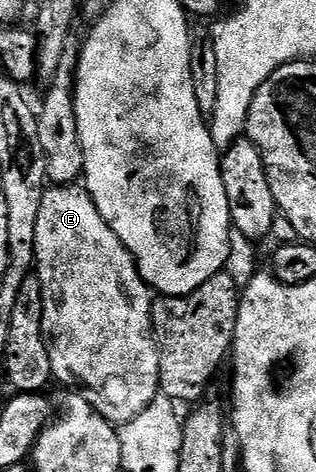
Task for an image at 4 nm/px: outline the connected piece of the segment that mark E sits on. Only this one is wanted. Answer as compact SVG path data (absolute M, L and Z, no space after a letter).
M47 187L36 218L34 263L44 289L52 370L79 380L92 397L96 411L111 424L121 426L132 422L160 392L160 356L152 319L152 289L138 272L133 254L98 213L96 202L85 187Z

